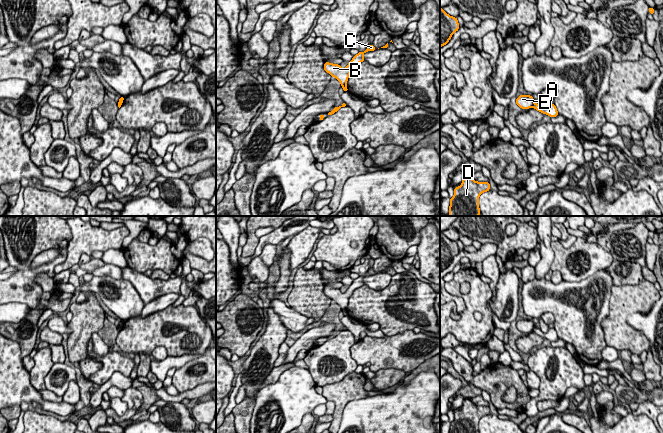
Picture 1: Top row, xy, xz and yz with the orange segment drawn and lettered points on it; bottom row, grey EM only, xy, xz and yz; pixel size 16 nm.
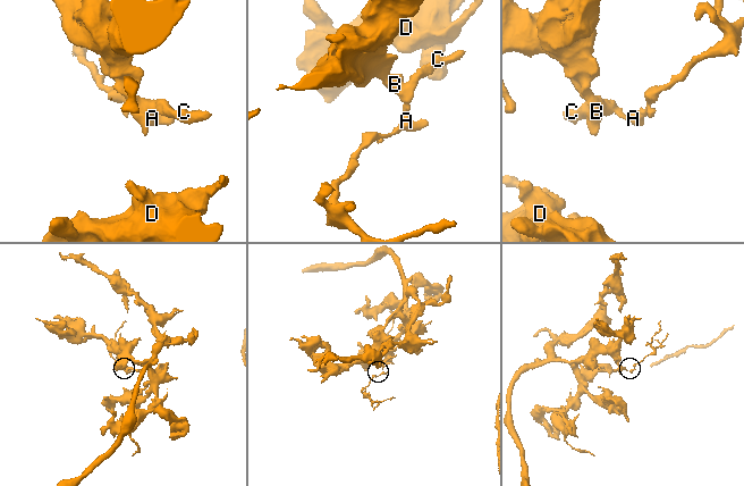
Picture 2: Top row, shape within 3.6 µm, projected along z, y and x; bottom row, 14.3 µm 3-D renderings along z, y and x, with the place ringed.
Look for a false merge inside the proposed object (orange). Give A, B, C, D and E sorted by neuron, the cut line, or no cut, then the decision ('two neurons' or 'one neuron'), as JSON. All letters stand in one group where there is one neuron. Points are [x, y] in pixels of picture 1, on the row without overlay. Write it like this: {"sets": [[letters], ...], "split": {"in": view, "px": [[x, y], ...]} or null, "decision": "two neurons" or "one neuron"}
{"sets": [["A"], ["B", "C", "D", "E"]], "split": {"in": "yz", "px": [[534, 327], [531, 330]]}, "decision": "two neurons"}

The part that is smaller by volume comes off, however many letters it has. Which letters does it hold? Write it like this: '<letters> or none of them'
A

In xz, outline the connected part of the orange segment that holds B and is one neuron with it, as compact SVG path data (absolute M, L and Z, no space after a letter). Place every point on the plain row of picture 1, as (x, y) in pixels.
M370 268L364 276L359 276L357 279L353 280L353 283L349 286L345 293L342 293L339 288L325 286L324 294L328 296L332 301L335 301L341 307L341 309L346 309L349 298L353 291L365 285L363 279L366 276L374 274L376 274L376 272L373 270L373 268Z

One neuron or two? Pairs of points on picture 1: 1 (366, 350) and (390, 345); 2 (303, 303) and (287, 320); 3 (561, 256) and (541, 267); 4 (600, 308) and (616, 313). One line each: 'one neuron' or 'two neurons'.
1: one neuron
2: two neurons
3: two neurons
4: two neurons

